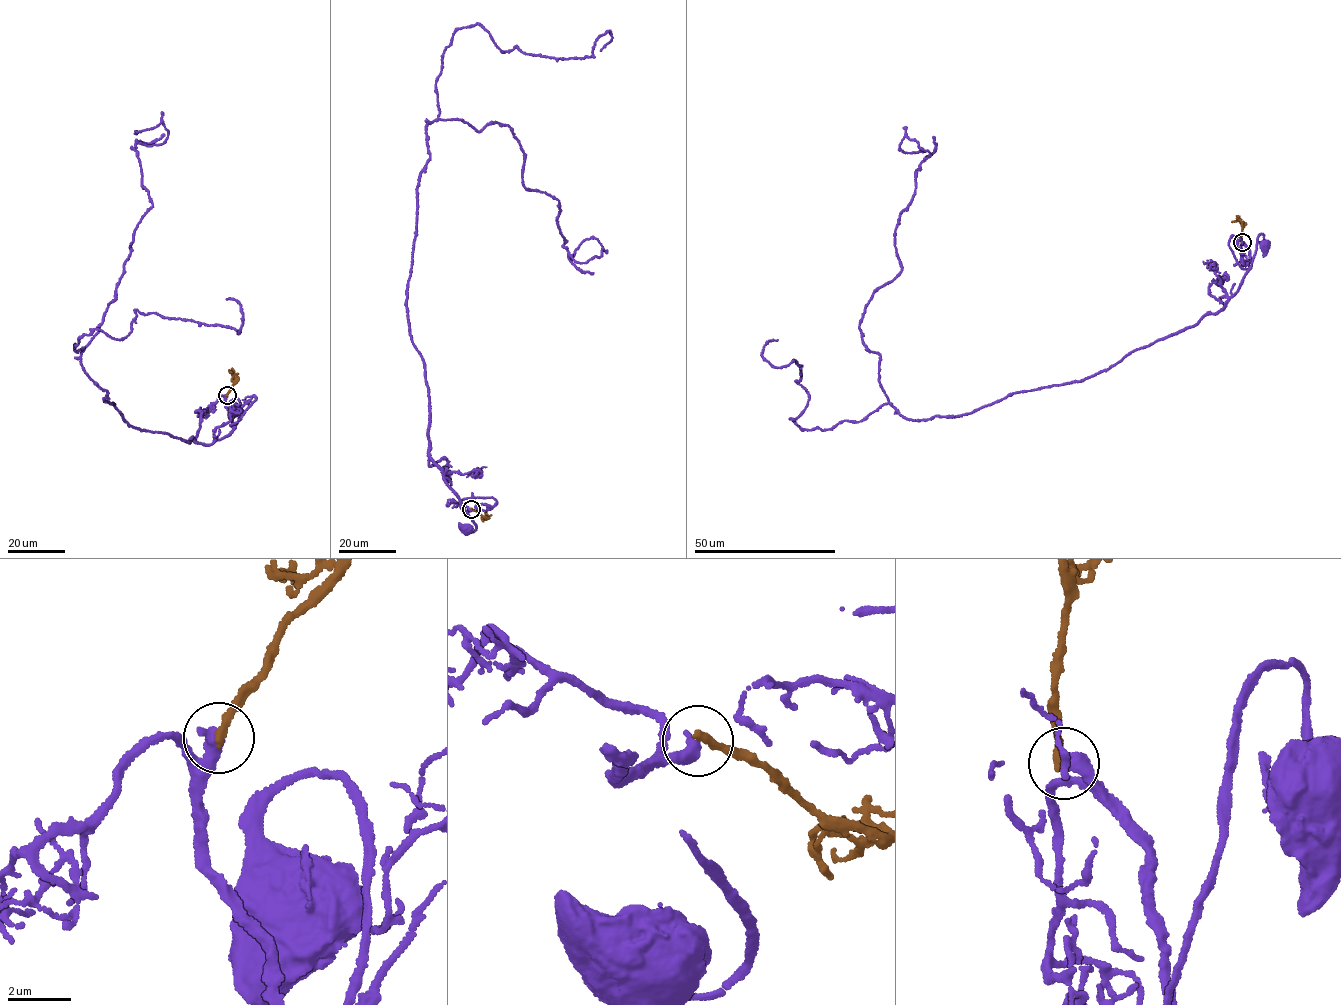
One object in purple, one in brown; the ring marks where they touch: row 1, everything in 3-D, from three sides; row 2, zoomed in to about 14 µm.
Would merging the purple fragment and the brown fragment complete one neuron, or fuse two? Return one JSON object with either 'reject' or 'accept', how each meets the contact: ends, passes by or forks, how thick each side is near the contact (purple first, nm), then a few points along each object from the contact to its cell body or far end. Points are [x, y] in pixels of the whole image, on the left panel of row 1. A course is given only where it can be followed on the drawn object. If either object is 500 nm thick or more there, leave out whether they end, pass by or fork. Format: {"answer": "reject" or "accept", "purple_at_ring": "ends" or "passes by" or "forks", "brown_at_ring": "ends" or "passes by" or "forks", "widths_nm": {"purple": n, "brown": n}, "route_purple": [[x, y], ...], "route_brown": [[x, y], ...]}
{"answer": "reject", "widths_nm": {"purple": 500, "brown": 280}, "route_purple": [[226, 395], [226, 405], [234, 425], [240, 415], [240, 403], [236, 399], [231, 401], [234, 411]], "route_brown": [[226, 395], [235, 383], [232, 372]]}

